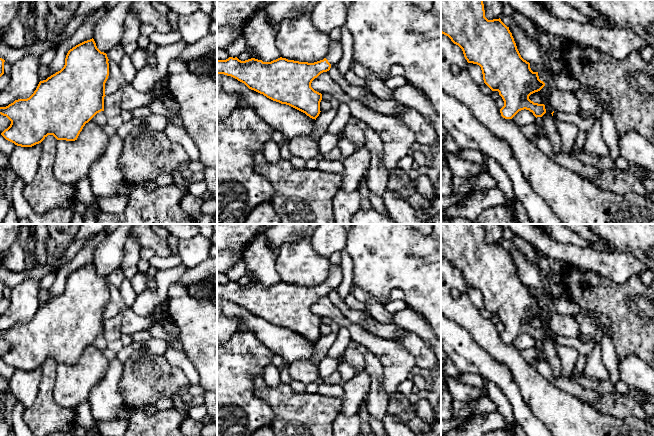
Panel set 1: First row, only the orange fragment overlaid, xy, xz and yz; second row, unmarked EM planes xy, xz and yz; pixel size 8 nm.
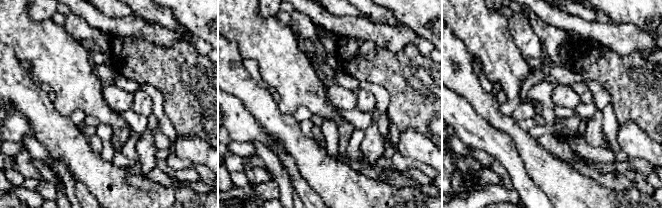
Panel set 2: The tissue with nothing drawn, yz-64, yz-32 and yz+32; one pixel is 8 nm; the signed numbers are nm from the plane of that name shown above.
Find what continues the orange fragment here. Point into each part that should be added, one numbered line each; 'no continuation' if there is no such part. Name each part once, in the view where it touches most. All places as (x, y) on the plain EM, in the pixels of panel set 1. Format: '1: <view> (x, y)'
1: xz (334, 279)

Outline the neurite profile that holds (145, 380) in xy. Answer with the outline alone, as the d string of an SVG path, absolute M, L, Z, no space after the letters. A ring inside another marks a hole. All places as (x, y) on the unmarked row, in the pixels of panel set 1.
M136 353L124 363L123 375L120 380L120 391L123 405L133 410L144 410L154 413L154 403L161 398L171 399L174 395L188 393L190 382L184 372L172 366L164 356L151 357Z

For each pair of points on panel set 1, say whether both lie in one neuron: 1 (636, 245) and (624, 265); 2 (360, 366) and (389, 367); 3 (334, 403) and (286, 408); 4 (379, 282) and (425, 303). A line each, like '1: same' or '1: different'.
1: different
2: different
3: same
4: same

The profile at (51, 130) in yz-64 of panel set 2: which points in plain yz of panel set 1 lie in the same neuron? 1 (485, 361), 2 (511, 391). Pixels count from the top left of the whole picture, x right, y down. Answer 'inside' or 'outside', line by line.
1: outside
2: outside

